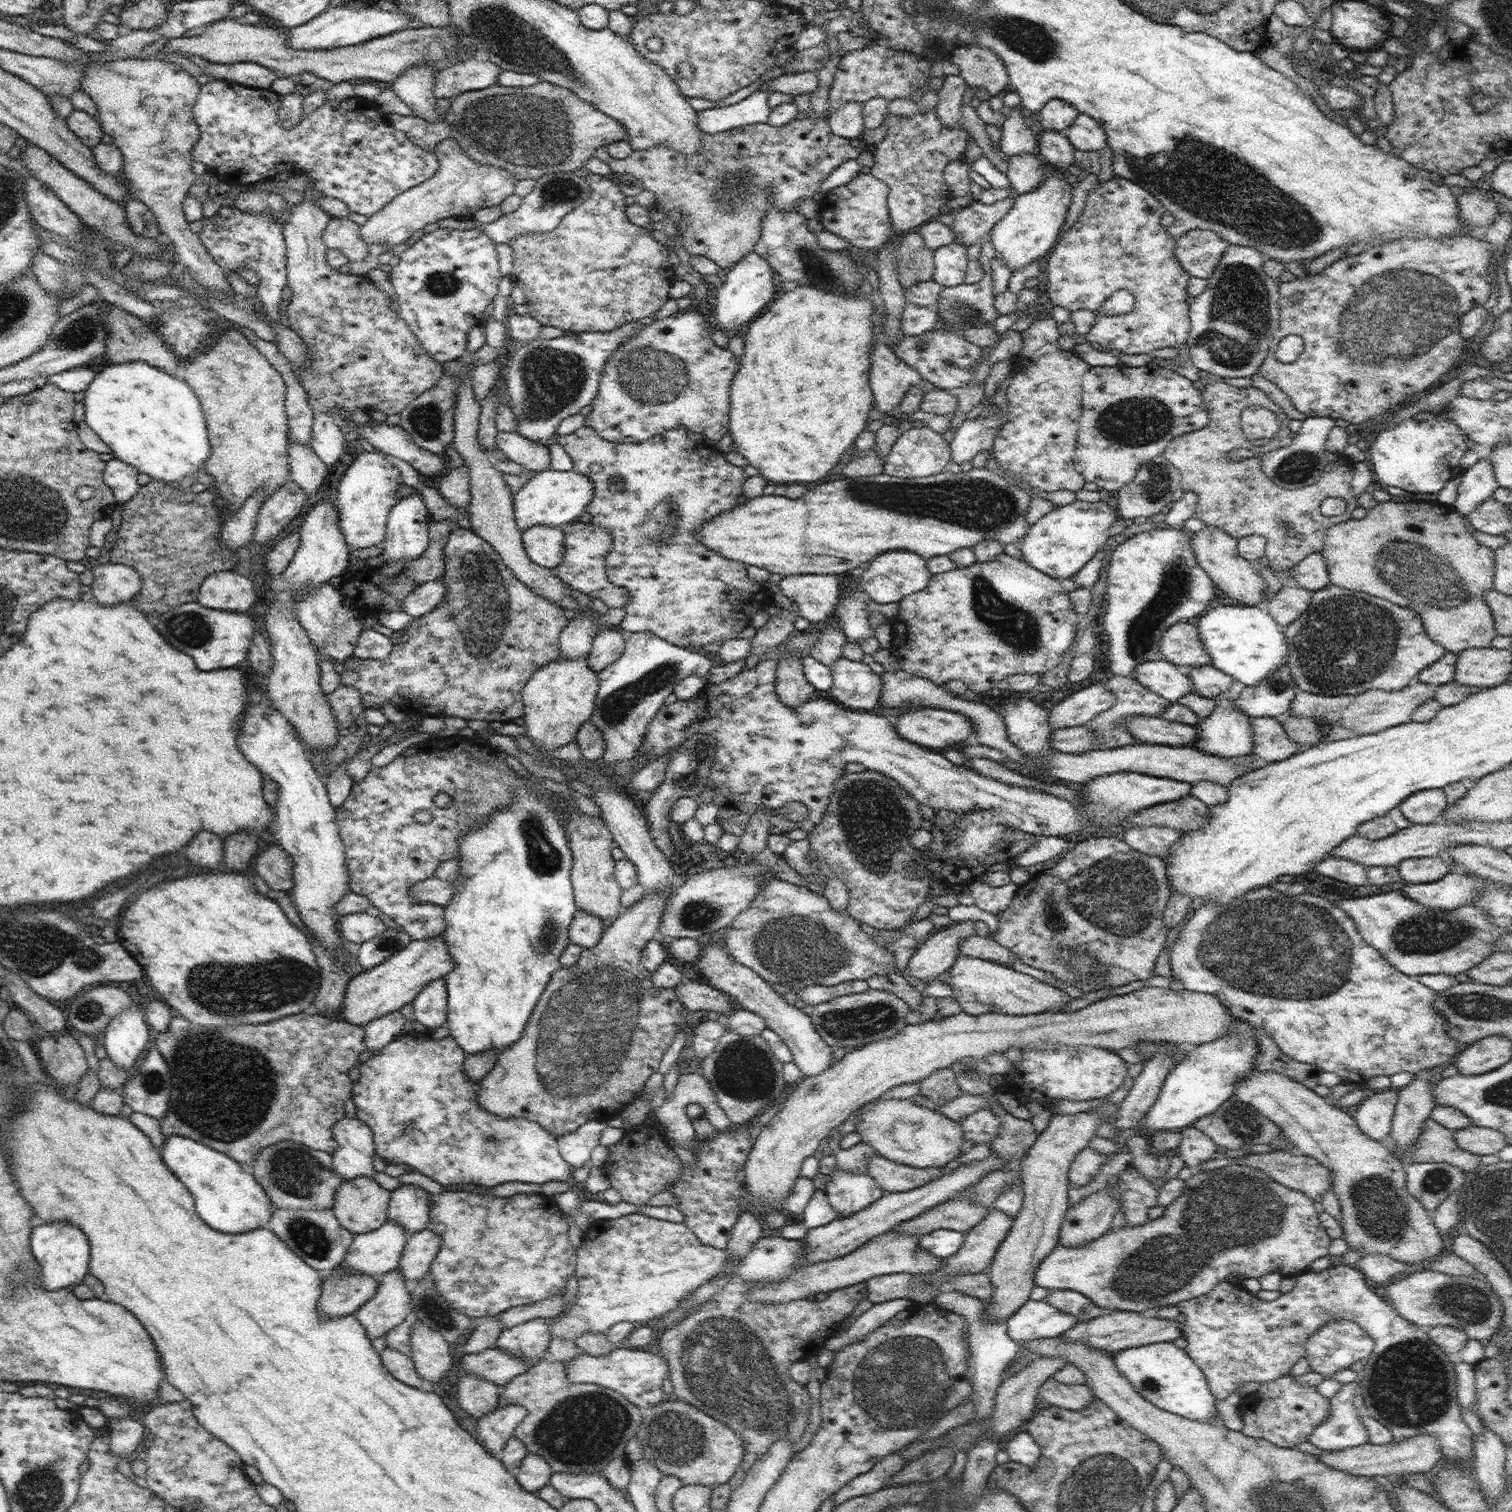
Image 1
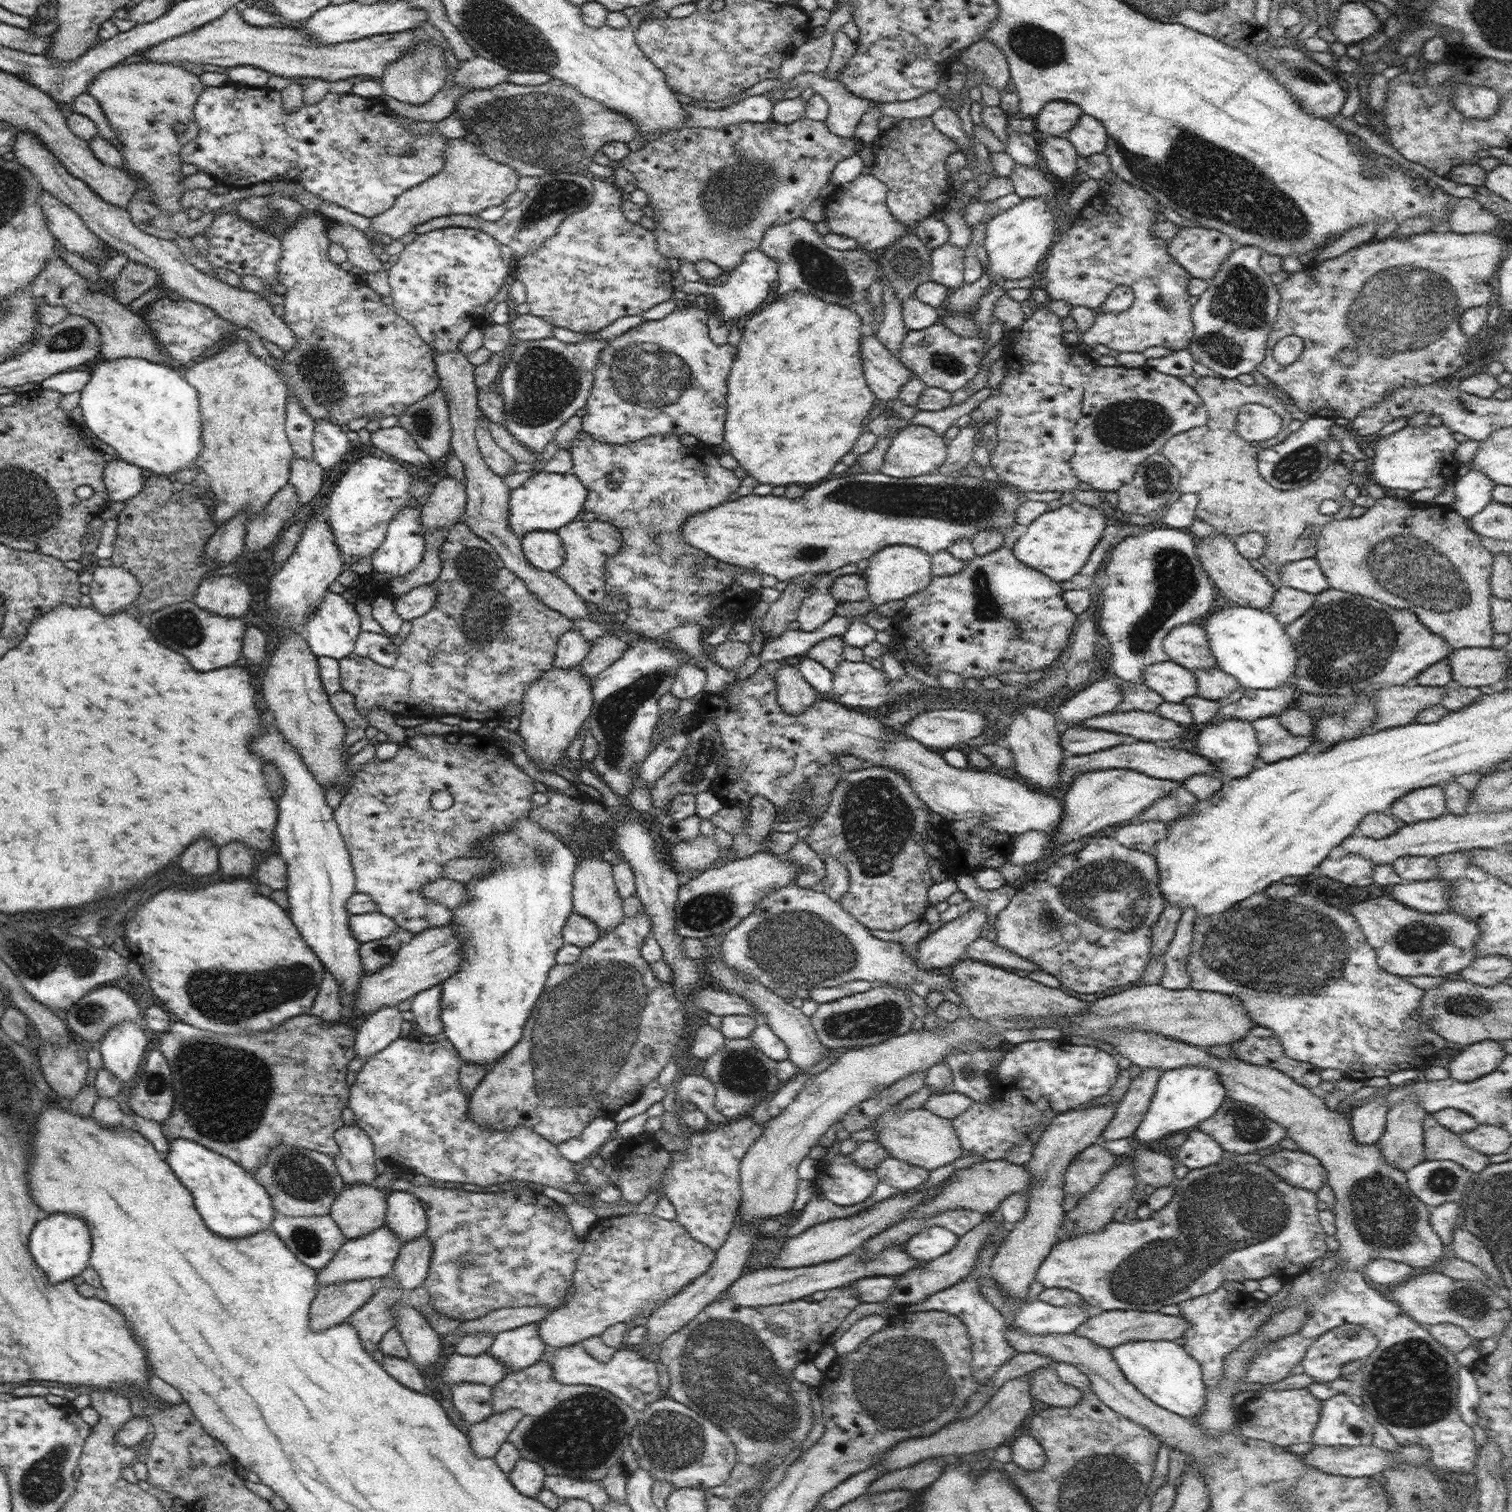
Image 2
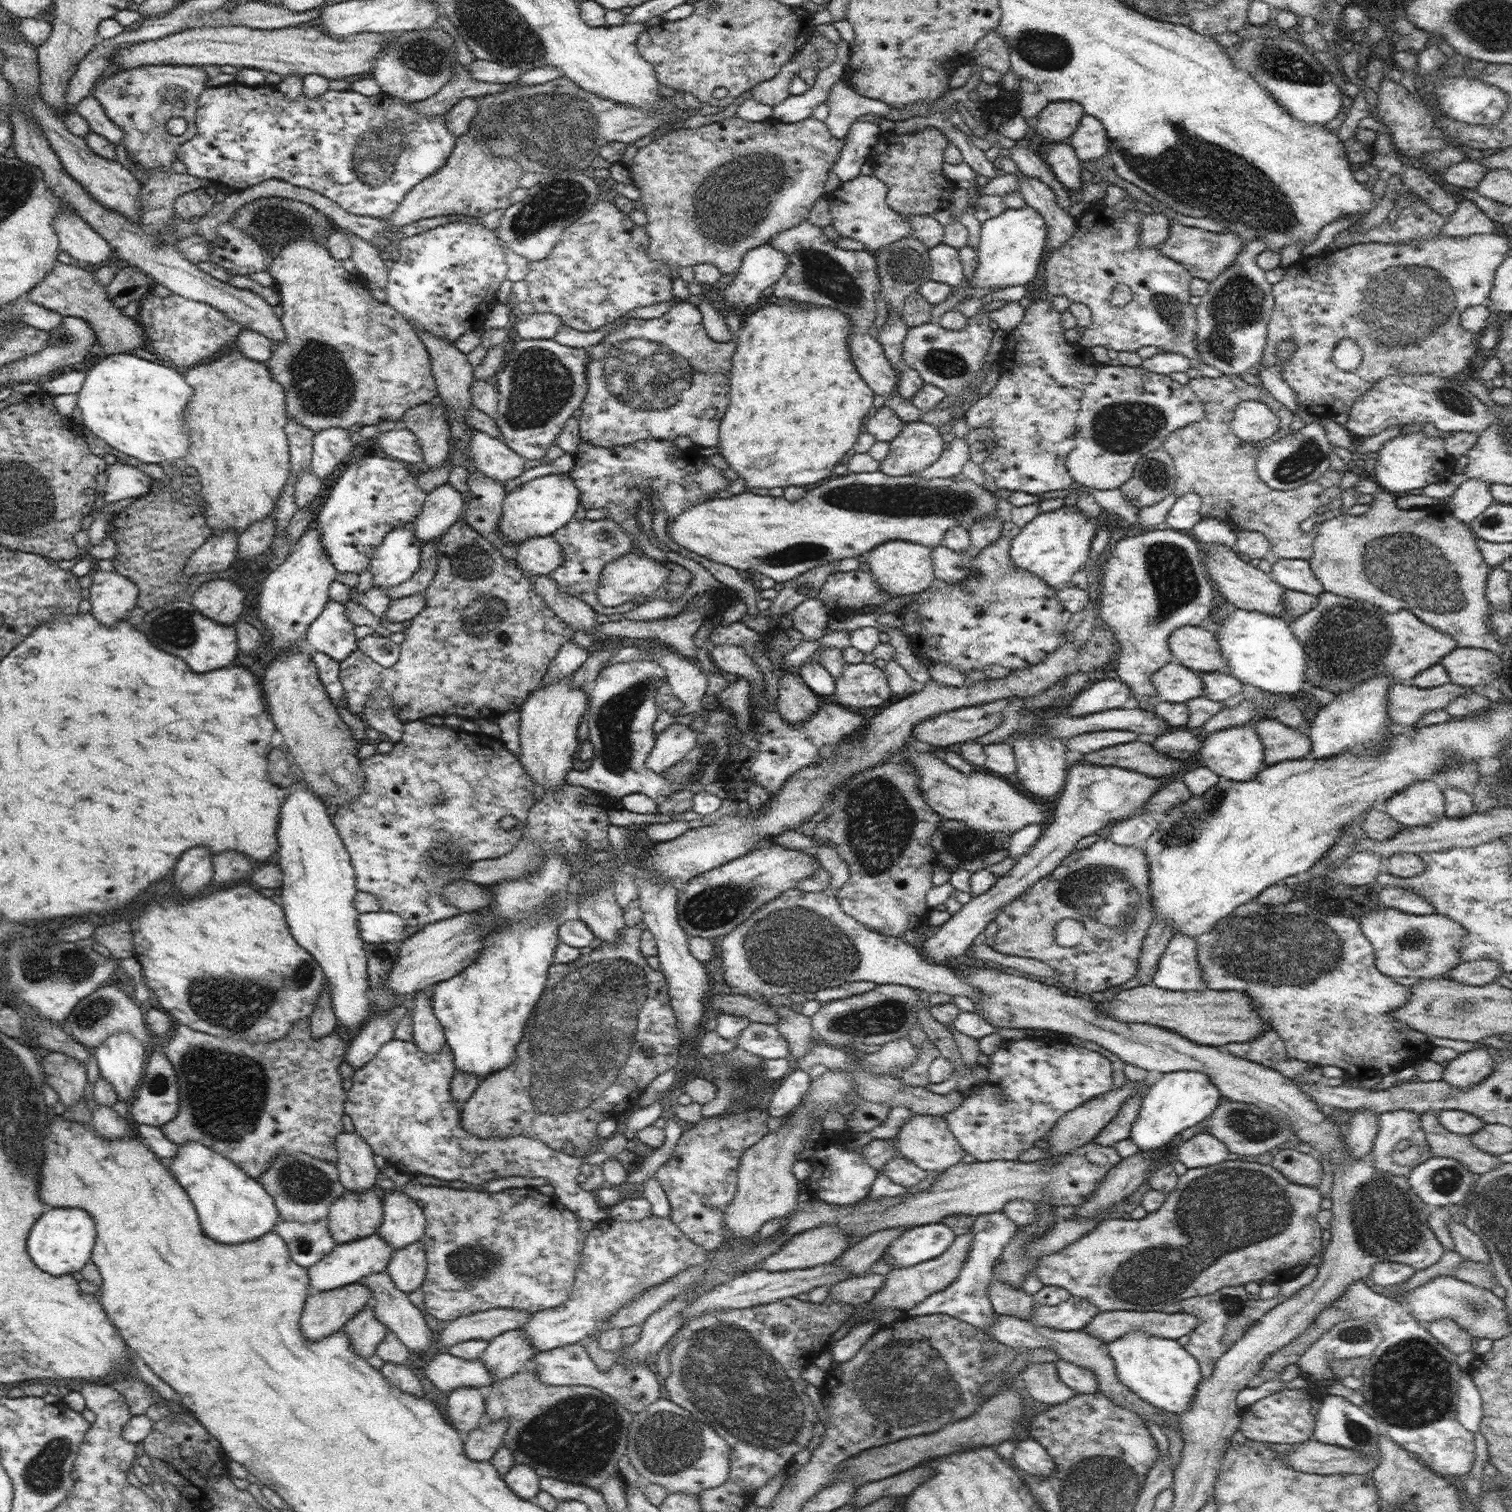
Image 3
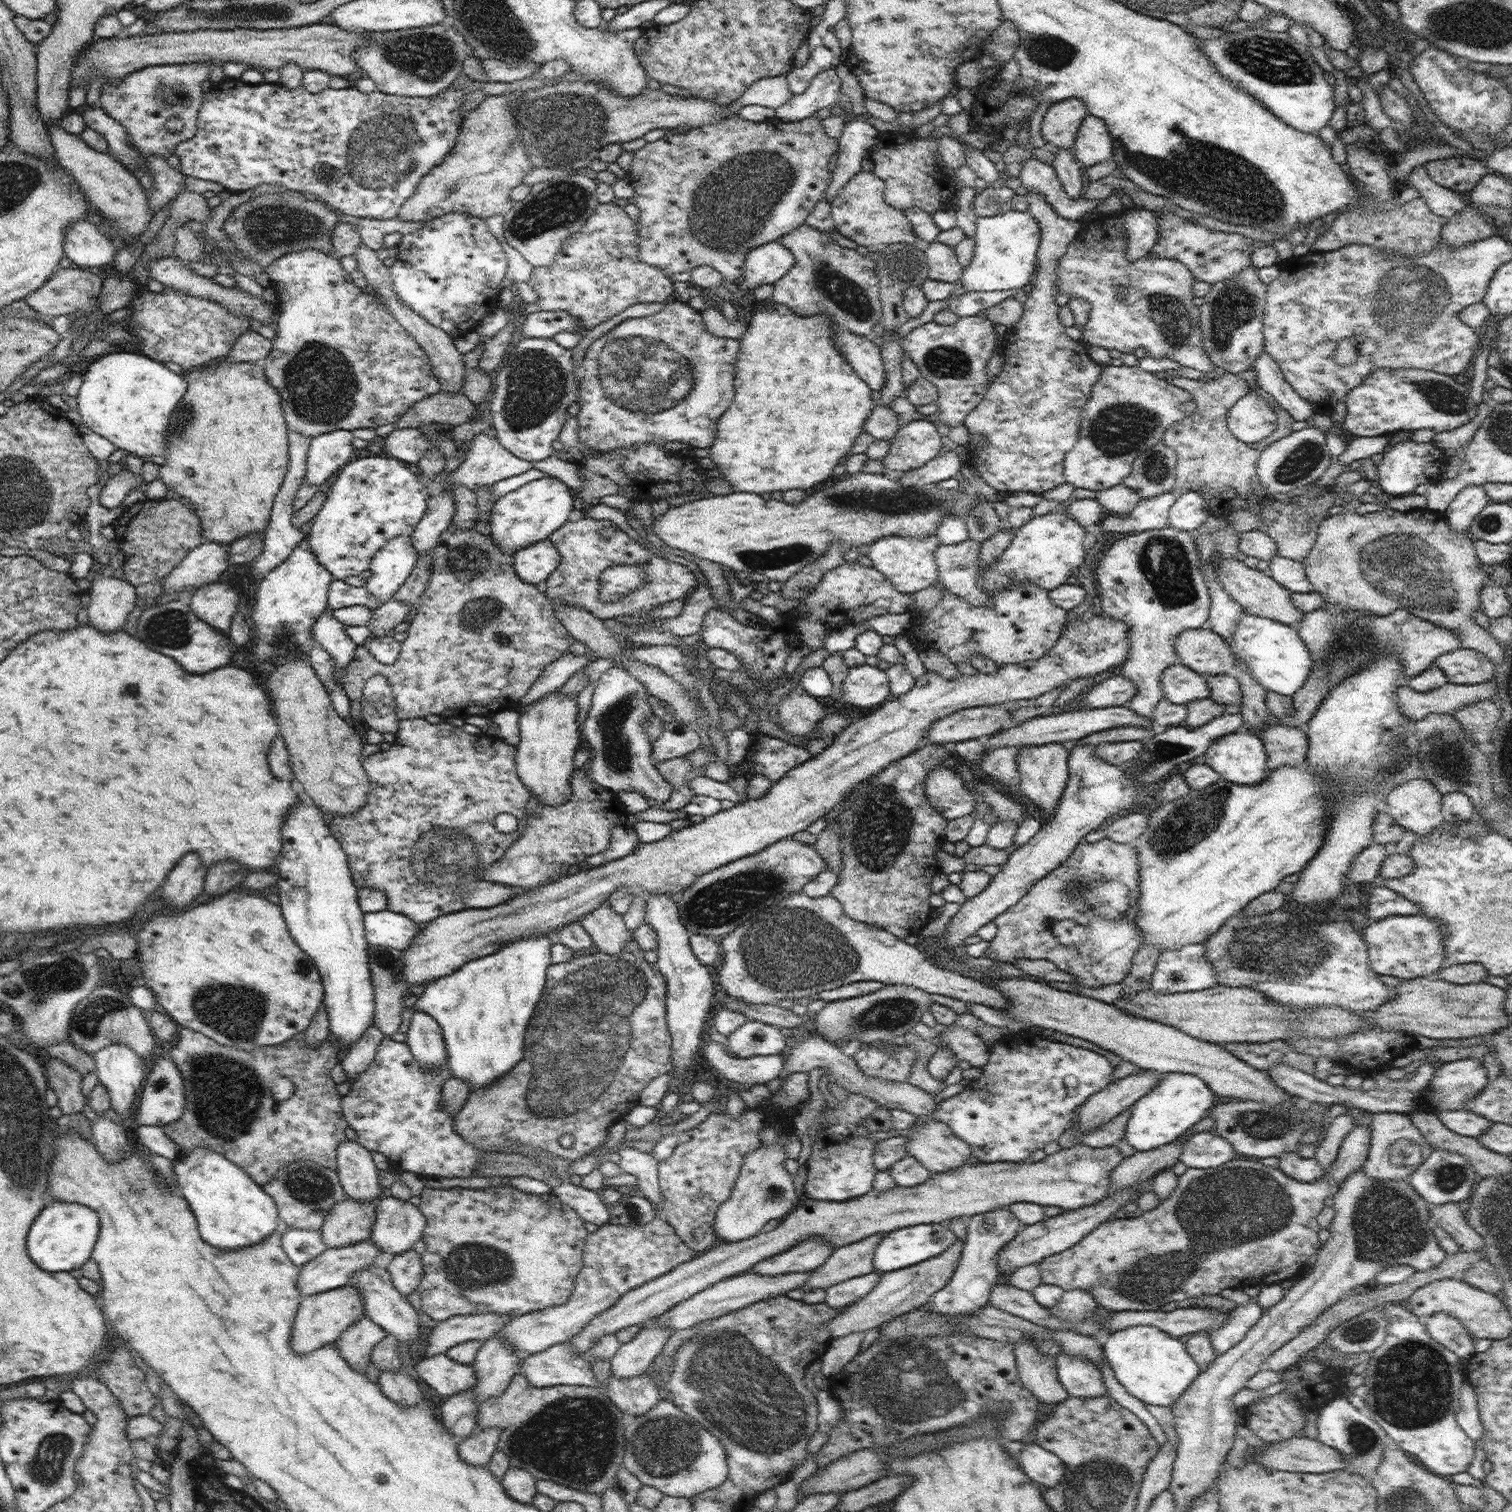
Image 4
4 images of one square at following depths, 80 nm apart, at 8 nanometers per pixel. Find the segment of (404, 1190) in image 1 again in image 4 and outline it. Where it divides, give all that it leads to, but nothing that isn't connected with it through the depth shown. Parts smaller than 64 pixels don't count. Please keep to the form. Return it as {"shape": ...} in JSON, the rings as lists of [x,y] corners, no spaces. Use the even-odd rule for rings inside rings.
{"shape":[[[388,1196],[376,1201],[376,1220],[370,1238],[380,1247],[383,1259],[412,1249],[421,1240],[427,1220],[407,1200]]]}

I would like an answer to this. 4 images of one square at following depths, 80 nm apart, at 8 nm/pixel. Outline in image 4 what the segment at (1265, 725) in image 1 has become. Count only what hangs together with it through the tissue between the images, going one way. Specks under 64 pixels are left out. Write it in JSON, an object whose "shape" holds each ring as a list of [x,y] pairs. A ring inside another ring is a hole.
{"shape":[[[1270,721],[1258,732],[1267,754],[1267,768],[1270,771],[1281,766],[1305,765],[1309,740],[1307,733],[1299,728]]]}

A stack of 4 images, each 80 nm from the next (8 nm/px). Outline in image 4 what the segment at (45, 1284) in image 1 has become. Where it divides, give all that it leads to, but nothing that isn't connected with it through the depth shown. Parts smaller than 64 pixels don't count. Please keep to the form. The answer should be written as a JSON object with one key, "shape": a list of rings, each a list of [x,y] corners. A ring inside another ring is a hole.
{"shape":[[[54,1202],[50,1208],[44,1208],[34,1220],[27,1238],[30,1258],[42,1270],[48,1272],[69,1271],[82,1268],[91,1258],[98,1240],[98,1216],[88,1206]]]}

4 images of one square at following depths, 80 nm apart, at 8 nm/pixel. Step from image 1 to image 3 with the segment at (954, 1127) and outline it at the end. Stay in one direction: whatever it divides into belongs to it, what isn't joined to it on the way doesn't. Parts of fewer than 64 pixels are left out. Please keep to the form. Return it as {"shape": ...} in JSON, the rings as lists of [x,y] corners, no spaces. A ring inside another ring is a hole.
{"shape":[[[913,1115],[904,1122],[895,1136],[895,1149],[898,1154],[928,1172],[940,1172],[957,1165],[962,1162],[961,1159],[966,1154],[949,1129],[946,1119],[943,1116],[934,1115]]]}

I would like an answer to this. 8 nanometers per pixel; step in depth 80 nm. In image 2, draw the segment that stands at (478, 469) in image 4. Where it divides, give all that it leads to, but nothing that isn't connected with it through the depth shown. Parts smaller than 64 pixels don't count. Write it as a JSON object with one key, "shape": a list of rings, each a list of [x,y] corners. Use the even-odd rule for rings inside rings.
{"shape":[[[479,424],[475,437],[482,458],[484,458],[486,464],[496,473],[496,476],[503,478],[514,473],[513,467],[516,464],[516,459],[496,444],[490,432],[488,432],[486,424],[484,426]]]}

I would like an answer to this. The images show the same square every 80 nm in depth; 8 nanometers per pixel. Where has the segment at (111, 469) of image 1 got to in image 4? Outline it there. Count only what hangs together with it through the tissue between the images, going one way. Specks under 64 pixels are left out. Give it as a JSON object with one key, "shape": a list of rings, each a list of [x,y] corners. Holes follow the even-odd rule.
{"shape":[[[122,469],[116,476],[110,477],[106,486],[99,494],[100,504],[106,508],[120,506],[121,502],[134,489],[141,489],[145,482],[141,474]]]}

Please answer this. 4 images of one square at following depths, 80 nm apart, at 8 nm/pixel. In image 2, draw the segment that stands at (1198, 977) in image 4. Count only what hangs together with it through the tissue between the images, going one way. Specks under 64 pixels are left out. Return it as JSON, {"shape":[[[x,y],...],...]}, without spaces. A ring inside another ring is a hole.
{"shape":[[[1194,908],[1183,912],[1178,922],[1174,939],[1170,942],[1166,954],[1162,956],[1165,966],[1164,975],[1160,984],[1170,990],[1183,990],[1190,988],[1190,975],[1188,975],[1188,956],[1192,948],[1193,924],[1195,923]]]}

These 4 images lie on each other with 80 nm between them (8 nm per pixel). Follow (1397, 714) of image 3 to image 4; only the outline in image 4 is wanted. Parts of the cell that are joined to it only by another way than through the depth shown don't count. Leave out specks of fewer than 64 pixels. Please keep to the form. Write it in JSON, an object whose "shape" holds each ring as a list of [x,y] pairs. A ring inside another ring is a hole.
{"shape":[[[1492,680],[1474,685],[1448,682],[1440,688],[1428,691],[1428,694],[1404,684],[1397,688],[1396,697],[1401,713],[1410,720],[1419,721],[1430,713],[1453,714],[1454,711],[1476,702],[1491,700],[1495,692]]]}

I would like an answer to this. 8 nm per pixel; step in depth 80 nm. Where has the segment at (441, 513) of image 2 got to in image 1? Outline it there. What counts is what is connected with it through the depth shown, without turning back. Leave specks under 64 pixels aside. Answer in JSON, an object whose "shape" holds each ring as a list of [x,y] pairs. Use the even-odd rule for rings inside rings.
{"shape":[[[468,464],[452,469],[438,478],[438,493],[450,504],[458,507],[468,507],[471,501],[470,467]]]}

